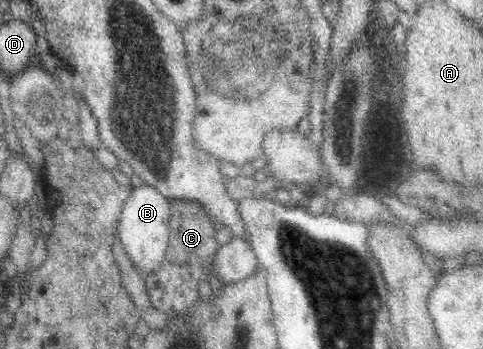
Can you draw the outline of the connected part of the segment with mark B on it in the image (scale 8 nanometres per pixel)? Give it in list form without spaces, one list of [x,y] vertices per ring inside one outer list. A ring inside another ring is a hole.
[[[145,184],[133,189],[122,208],[117,225],[118,239],[123,245],[123,250],[129,256],[135,271],[143,280],[157,275],[161,265],[168,257],[170,213],[170,202],[163,198],[157,190]]]

